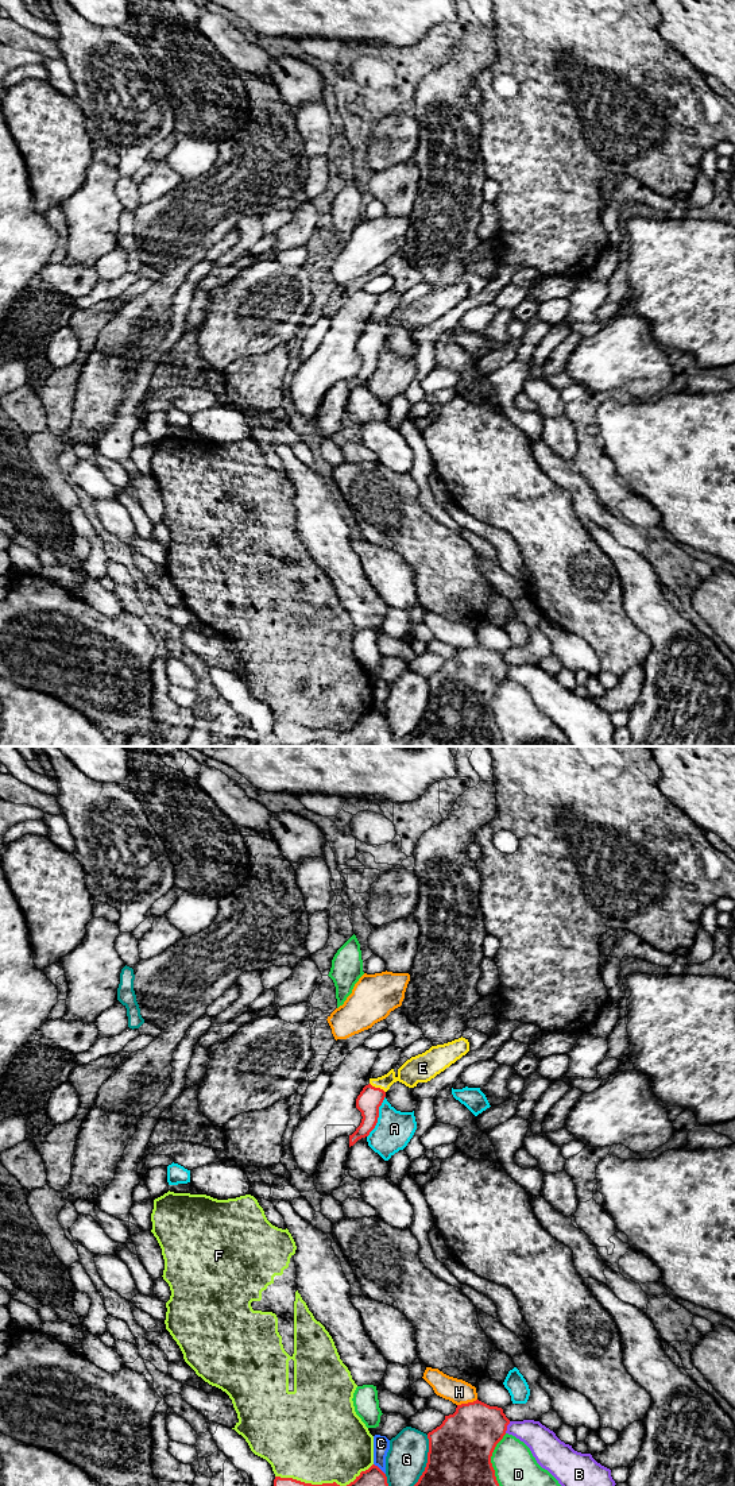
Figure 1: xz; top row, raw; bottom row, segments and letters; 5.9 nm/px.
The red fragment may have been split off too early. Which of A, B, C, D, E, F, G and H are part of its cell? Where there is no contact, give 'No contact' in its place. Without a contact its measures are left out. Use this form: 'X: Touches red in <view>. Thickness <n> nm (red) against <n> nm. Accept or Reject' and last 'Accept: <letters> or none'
A: Touches red in xz. Thickness 140 nm (red) against 220 nm. Reject
B: Touches red in xz. Thickness 340 nm (red) against 180 nm. Reject
C: Touches red in xz. Thickness 300 nm (red) against 100 nm. Reject
D: Touches red in xz. Thickness 480 nm (red) against 300 nm. Reject
E: Touches red in xz. Thickness 140 nm (red) against 150 nm. Accept
F: Touches red in xz. Thickness 260 nm (red) against 500 nm. Reject
G: Touches red in xz. Thickness 500 nm (red) against 240 nm. Reject
H: Touches red in xz. Thickness 360 nm (red) against 150 nm. Reject
Accept: E

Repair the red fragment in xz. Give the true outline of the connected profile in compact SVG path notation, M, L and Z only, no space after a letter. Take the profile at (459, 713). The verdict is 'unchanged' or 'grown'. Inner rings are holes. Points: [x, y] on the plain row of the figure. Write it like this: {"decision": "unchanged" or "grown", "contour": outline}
{"decision": "unchanged", "contour": "M479 644L457 649L453 659L445 660L442 668L428 678L428 707L418 726L410 734L398 740L391 738L386 718L375 709L361 715L360 719L347 730L340 730L336 726L312 729L293 722L275 721L272 737L286 746L301 746L310 741L321 741L328 746L503 746L503 736L496 725L491 700L496 688L506 679L508 668L510 664L502 652L490 651Z"}

